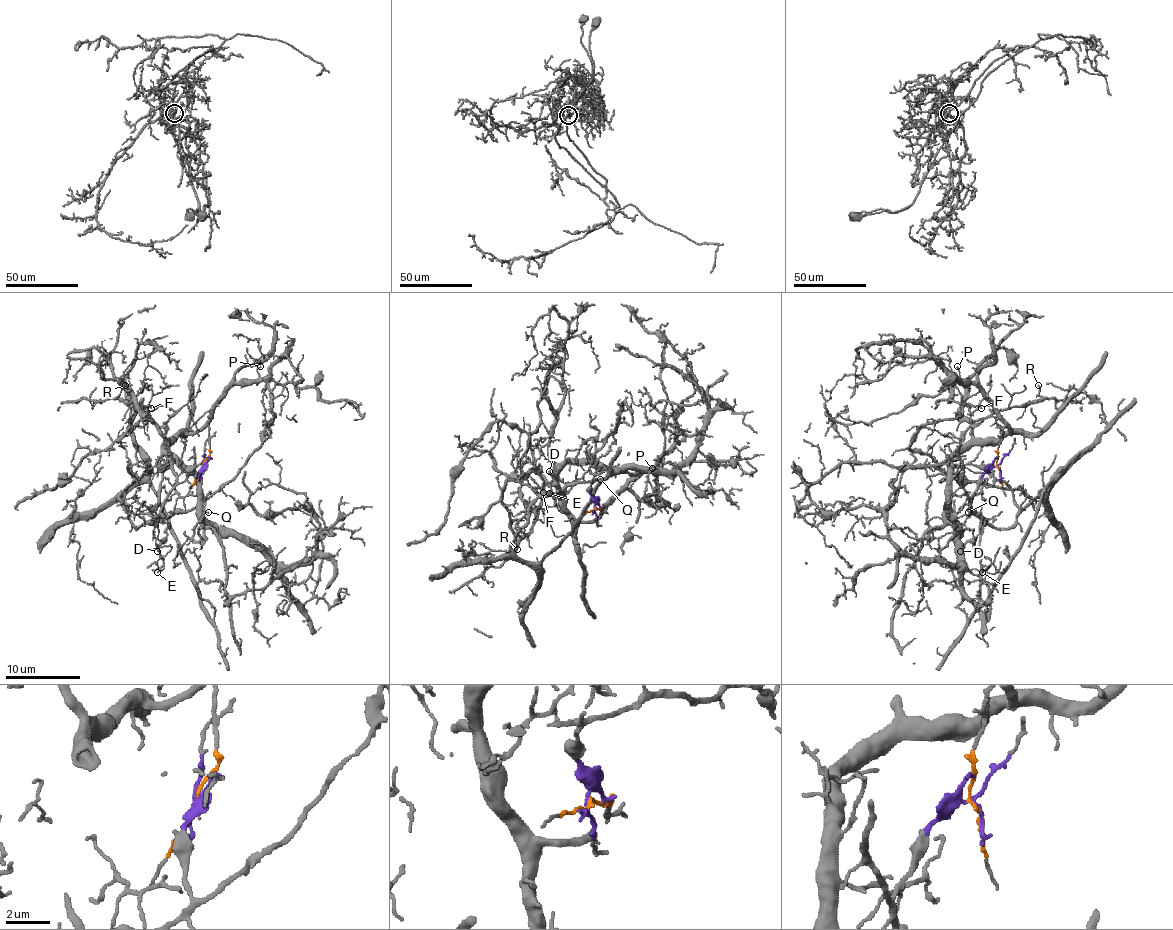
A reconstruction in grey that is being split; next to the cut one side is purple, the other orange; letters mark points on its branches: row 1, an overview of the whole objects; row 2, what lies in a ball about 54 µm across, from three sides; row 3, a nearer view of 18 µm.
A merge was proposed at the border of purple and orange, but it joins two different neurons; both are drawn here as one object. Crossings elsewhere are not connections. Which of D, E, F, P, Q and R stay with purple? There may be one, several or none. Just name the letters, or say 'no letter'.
D, E, Q

